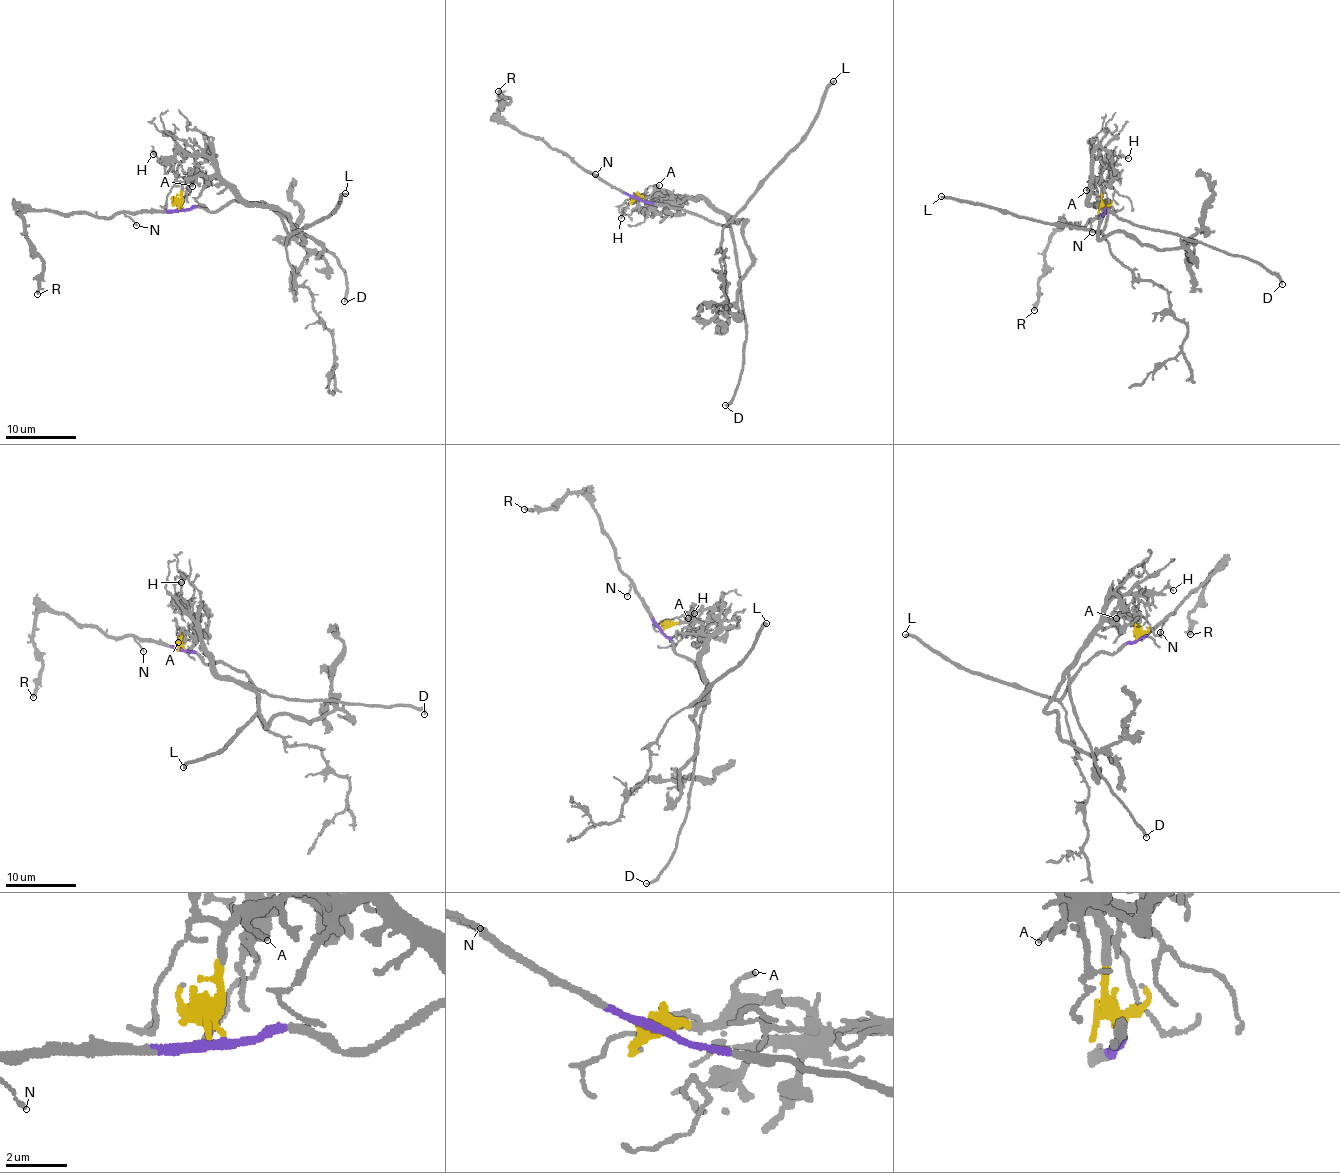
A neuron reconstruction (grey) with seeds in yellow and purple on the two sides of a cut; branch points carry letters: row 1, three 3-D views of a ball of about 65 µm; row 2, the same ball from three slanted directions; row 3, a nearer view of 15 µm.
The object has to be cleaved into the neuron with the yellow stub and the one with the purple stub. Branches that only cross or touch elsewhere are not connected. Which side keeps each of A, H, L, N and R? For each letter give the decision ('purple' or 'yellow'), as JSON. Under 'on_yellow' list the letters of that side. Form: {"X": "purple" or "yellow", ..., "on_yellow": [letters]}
{"A": "yellow", "H": "yellow", "L": "purple", "N": "purple", "R": "purple", "on_yellow": ["A", "H"]}

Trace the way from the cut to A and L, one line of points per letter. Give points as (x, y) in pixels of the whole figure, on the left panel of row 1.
A: (181, 207), (184, 182), (186, 180), (193, 186)
L: (181, 209), (216, 212), (233, 202), (264, 202), (285, 231), (297, 232), (332, 213), (346, 194)

